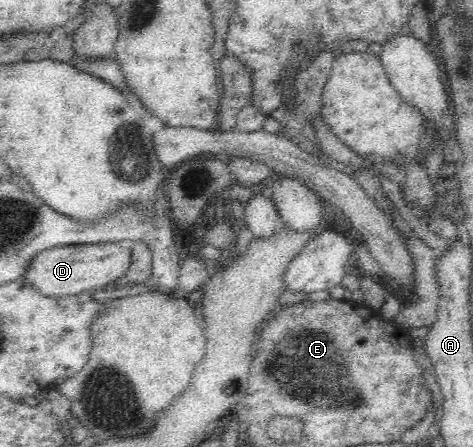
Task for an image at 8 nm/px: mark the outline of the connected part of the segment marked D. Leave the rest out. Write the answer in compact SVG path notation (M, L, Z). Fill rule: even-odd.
M118 242L76 244L44 250L34 255L21 277L38 289L40 294L59 298L78 295L89 290L100 290L107 283L122 277L128 265L130 265L130 250L120 249Z

